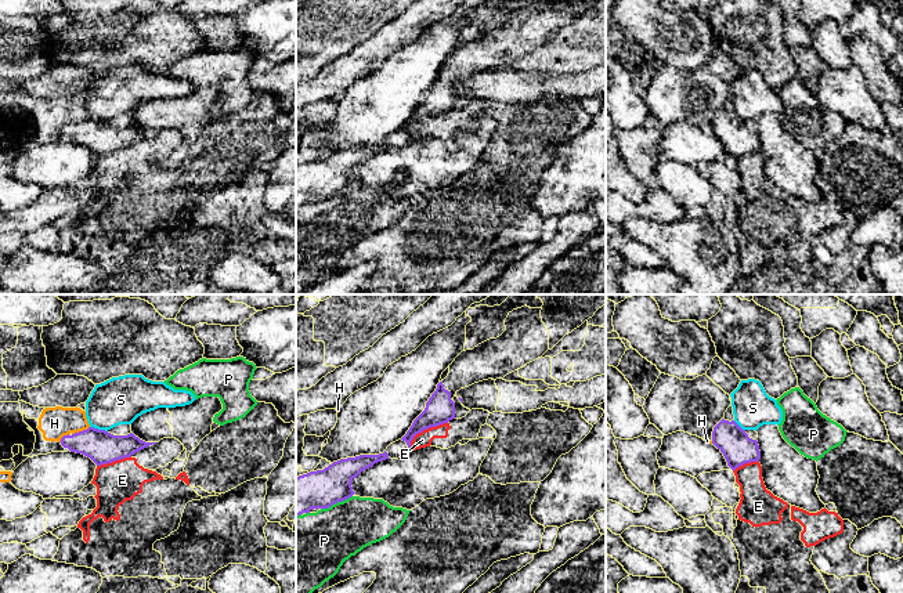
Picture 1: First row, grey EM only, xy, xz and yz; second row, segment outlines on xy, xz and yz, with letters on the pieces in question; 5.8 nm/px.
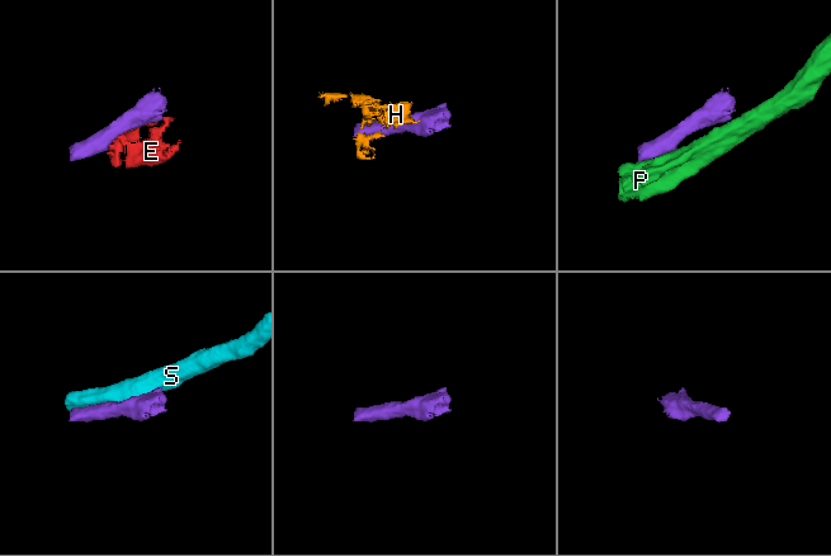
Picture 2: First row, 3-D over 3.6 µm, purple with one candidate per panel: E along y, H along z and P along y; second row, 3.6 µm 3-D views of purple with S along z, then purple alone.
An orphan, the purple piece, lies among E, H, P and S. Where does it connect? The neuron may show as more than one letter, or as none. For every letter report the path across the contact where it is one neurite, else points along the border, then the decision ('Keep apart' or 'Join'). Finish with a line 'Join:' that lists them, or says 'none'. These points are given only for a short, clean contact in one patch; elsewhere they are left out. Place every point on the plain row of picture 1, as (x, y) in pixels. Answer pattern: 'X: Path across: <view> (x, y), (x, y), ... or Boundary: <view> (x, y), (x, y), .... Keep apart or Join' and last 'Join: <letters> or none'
E: Boundary: xz (447, 112), (419, 122), (411, 132), (410, 138). Keep apart
H: Boundary: xy (89, 116), (72, 125). Keep apart
P: Boundary: xz (351, 185), (321, 199). Keep apart
S: Keep apart
Join: none

